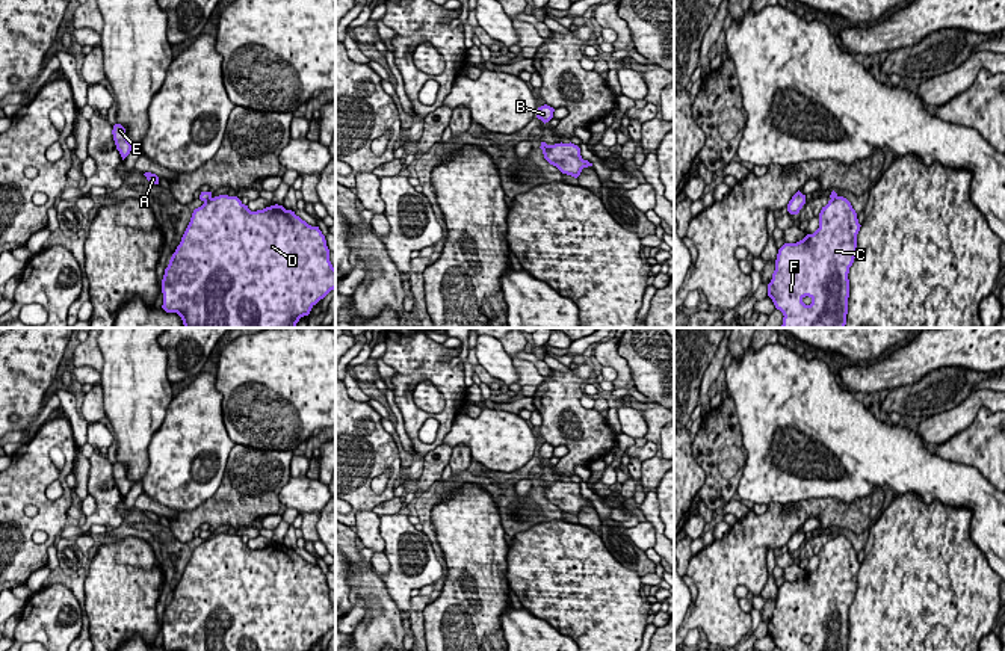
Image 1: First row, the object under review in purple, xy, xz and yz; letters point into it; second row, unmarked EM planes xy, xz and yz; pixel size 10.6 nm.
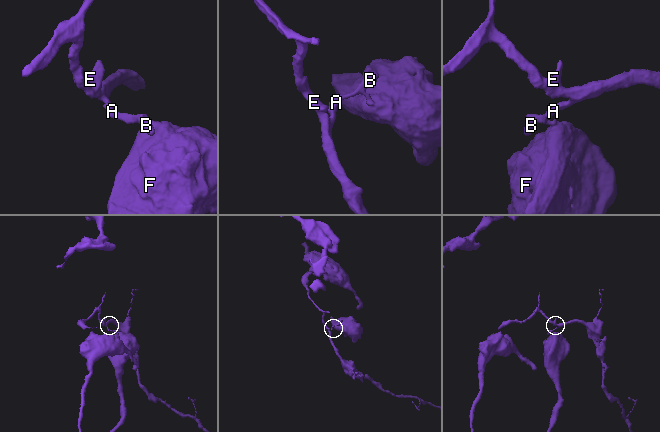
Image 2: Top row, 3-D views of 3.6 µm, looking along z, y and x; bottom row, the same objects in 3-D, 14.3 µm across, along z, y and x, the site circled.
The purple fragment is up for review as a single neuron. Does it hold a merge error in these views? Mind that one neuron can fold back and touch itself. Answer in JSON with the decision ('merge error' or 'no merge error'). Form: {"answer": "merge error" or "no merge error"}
{"answer": "merge error"}

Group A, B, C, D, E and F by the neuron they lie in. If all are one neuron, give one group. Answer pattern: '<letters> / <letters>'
A B E / C D F

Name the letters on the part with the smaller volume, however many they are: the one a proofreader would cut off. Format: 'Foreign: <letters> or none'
Foreign: A, B, E

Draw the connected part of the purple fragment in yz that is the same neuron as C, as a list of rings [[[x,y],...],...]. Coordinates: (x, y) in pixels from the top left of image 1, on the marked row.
[[[834,196],[819,213],[819,228],[777,254],[768,296],[783,313],[781,328],[845,328],[849,298],[849,267],[857,254],[857,213],[843,196]]]

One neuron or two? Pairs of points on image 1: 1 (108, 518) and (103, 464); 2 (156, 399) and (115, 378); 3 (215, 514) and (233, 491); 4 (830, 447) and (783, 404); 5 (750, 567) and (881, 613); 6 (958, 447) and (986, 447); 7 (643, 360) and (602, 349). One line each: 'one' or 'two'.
1: one
2: one
3: one
4: one
5: two
6: one
7: two

